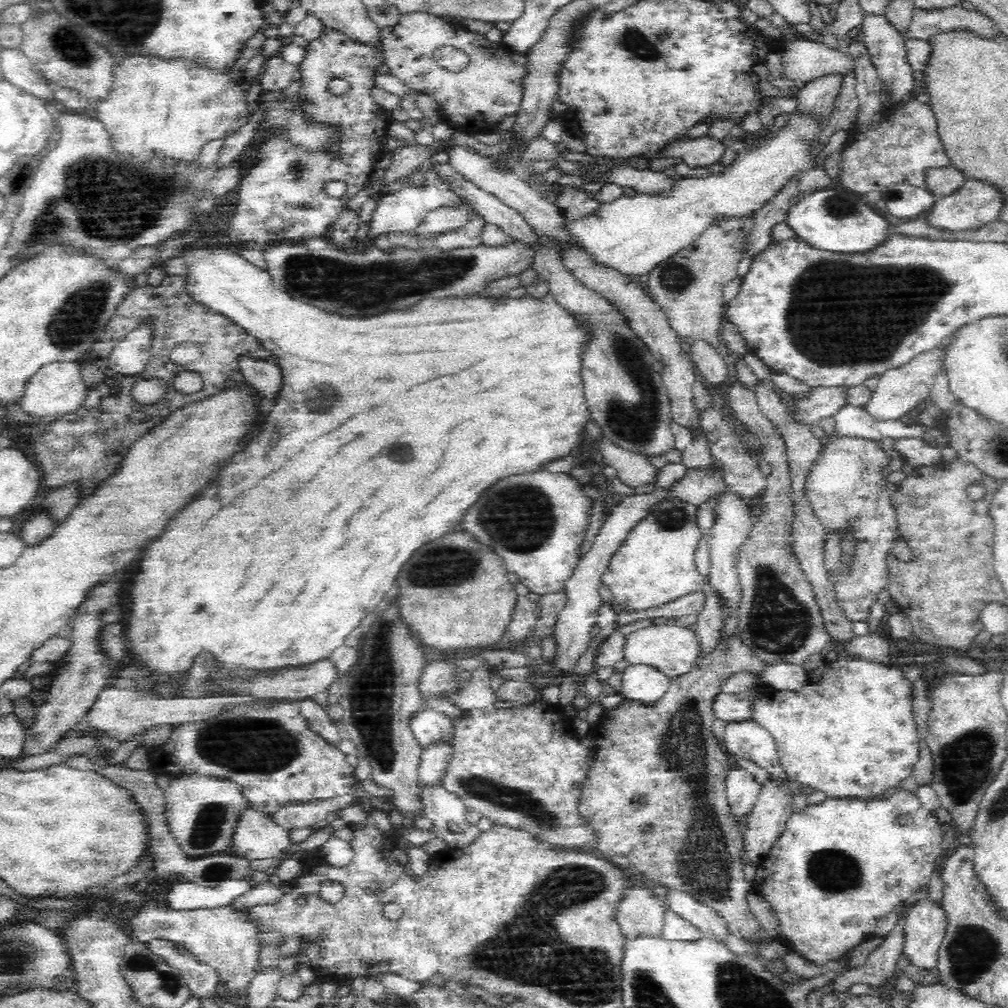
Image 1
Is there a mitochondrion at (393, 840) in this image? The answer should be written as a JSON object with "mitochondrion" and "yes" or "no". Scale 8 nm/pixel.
{"mitochondrion":"no"}

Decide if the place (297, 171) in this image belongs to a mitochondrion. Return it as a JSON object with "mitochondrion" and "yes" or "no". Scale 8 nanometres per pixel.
{"mitochondrion":"yes"}

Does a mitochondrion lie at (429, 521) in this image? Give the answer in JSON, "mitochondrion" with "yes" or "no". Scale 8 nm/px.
{"mitochondrion":"no"}

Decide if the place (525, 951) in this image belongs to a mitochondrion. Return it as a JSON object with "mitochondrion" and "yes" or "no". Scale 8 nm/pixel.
{"mitochondrion":"yes"}

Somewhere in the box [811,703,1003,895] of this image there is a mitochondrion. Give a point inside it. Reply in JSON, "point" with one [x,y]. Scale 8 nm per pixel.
{"point":[964,764]}

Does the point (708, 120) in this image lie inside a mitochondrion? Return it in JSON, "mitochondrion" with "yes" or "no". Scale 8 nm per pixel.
{"mitochondrion":"no"}

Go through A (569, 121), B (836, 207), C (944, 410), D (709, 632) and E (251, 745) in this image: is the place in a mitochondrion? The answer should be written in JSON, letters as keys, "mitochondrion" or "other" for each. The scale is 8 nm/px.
{"A":"other","B":"mitochondrion","C":"other","D":"other","E":"mitochondrion"}

